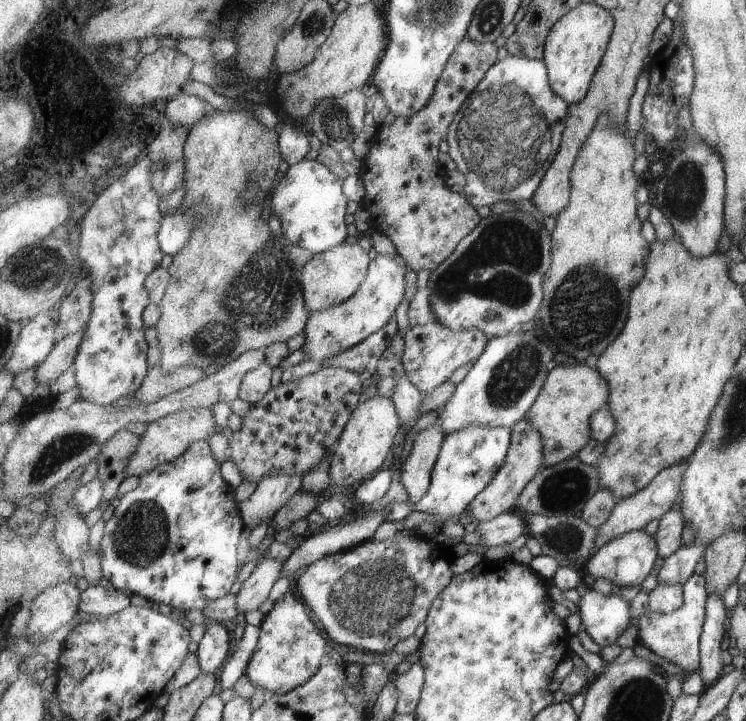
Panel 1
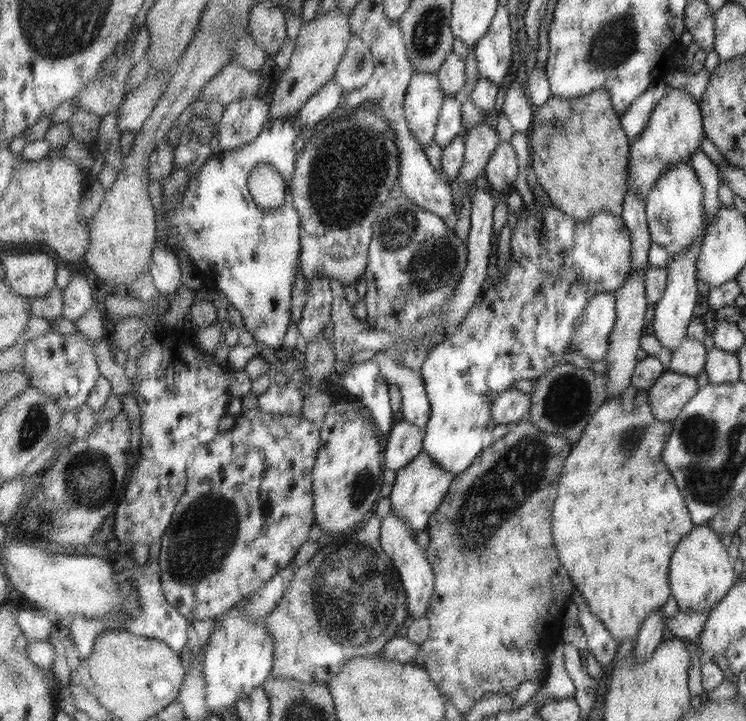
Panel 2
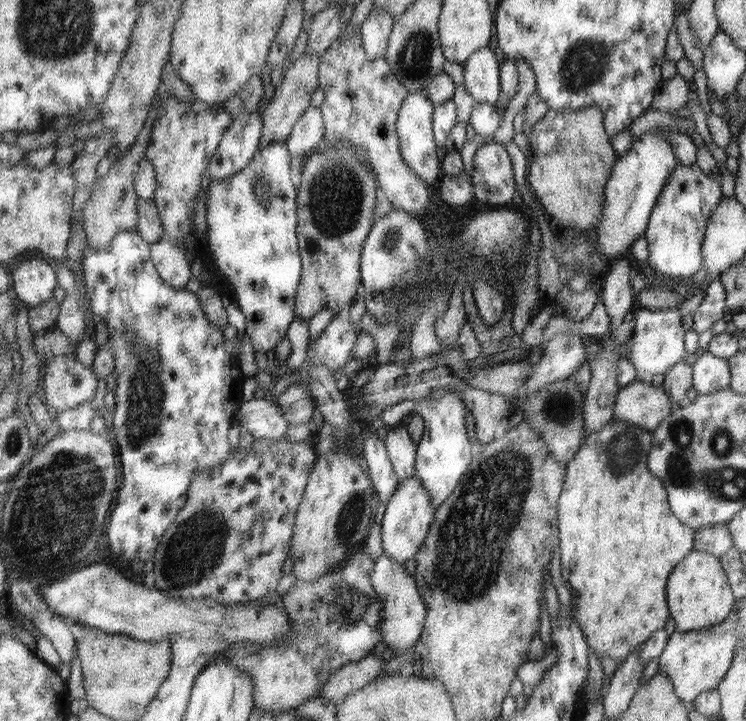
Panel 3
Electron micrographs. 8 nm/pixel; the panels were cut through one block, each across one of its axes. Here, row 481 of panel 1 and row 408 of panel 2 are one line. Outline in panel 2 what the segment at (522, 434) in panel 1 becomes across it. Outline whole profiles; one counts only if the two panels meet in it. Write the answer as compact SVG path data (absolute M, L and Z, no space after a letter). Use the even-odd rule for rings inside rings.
M507 390L505 393L497 396L493 402L493 423L505 424L510 427L521 420L524 420L531 412L533 399L530 394L519 392L519 390Z

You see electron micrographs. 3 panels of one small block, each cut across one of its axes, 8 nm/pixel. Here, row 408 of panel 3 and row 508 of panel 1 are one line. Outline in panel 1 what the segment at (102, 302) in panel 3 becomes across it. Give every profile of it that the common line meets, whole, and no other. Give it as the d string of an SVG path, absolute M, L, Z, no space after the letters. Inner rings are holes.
M199 441L193 443L189 450L185 451L178 459L162 464L151 472L144 473L140 478L140 485L135 490L119 498L120 503L116 506L112 517L105 523L104 536L100 543L99 552L104 577L111 582L115 589L132 595L143 596L149 603L168 604L181 612L185 610L203 611L209 608L213 601L229 595L235 580L237 580L239 568L241 568L241 565L239 566L239 558L237 558L237 546L239 546L239 540L243 536L245 523L242 519L242 512L238 507L239 502L235 501L235 490L231 487L231 484L223 481L219 466L220 464L214 457L209 441Z

